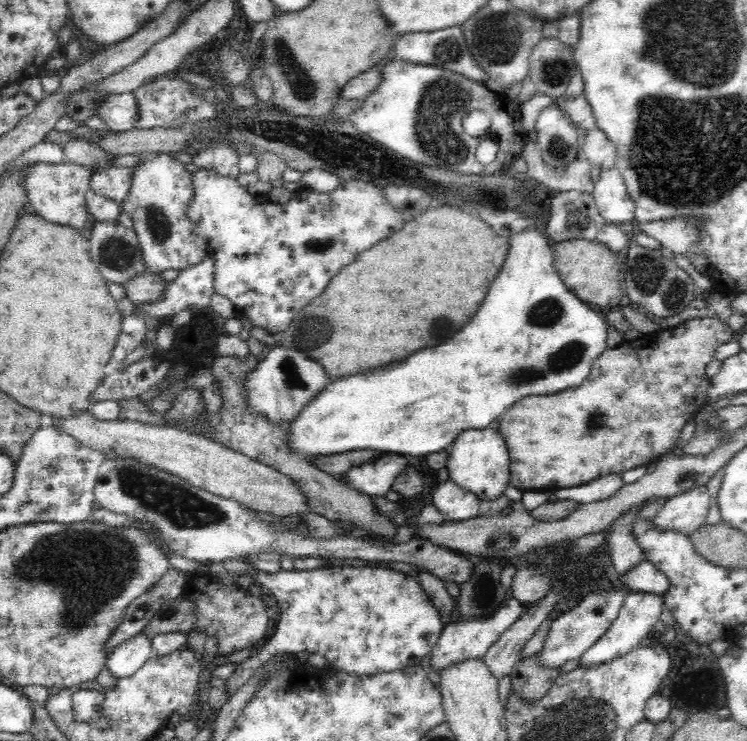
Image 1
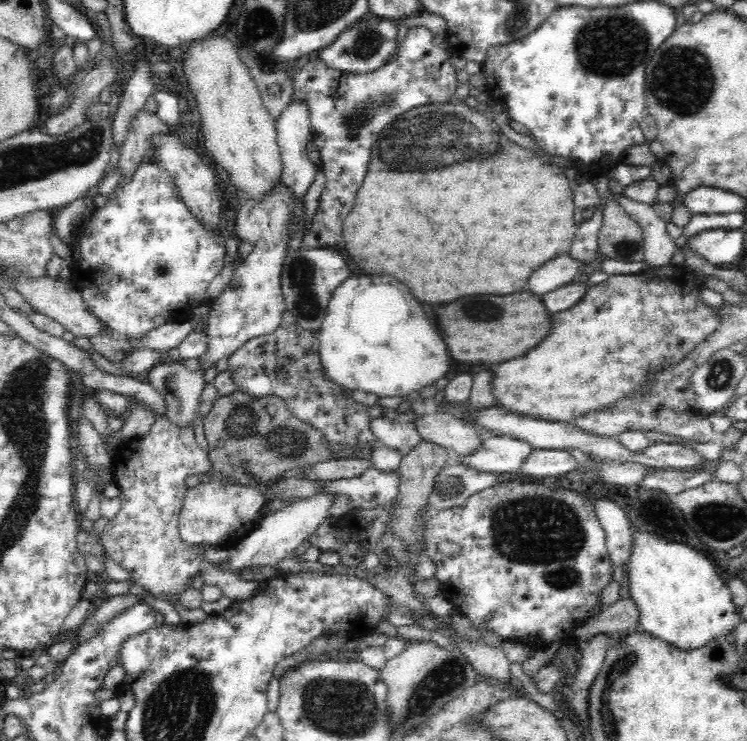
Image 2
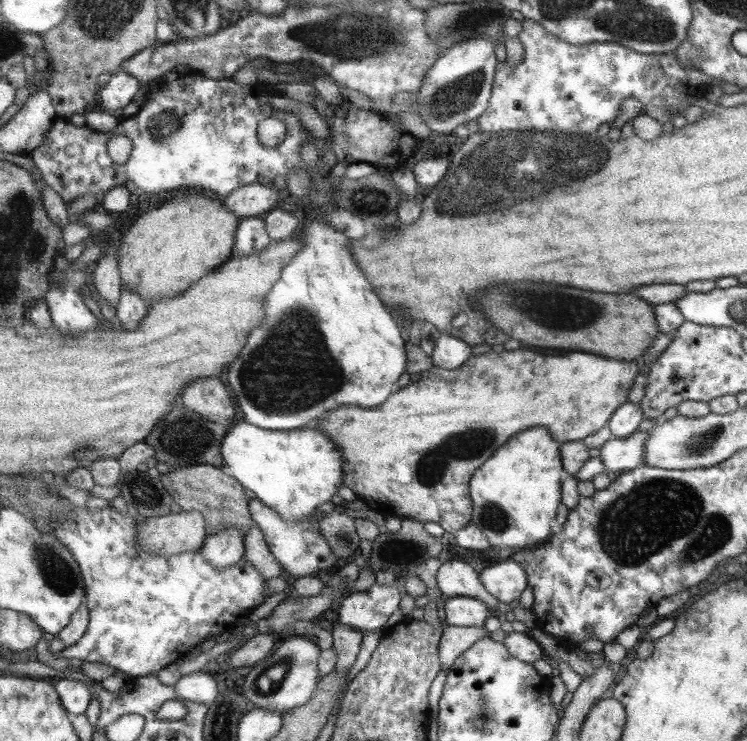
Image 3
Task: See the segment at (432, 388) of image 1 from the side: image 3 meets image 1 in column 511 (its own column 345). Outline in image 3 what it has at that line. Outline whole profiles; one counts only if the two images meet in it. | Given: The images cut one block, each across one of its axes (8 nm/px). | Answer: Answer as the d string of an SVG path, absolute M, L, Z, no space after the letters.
M307 138L303 140L301 148L299 148L299 161L301 161L300 167L307 173L309 177L309 204L316 215L310 222L310 215L305 220L305 225L301 231L302 246L295 253L295 256L287 262L285 268L282 269L281 276L278 281L275 282L273 288L266 294L265 300L267 300L267 306L265 306L265 320L261 322L263 326L257 326L249 336L247 336L247 346L243 346L243 352L239 352L239 358L235 358L235 364L231 364L227 368L227 386L231 390L231 396L233 398L235 406L241 410L243 414L243 420L251 423L252 426L257 426L262 430L291 430L291 428L299 428L301 424L309 422L309 420L315 420L315 418L321 418L325 412L329 410L335 410L337 406L361 406L361 408L373 408L377 404L381 404L385 398L391 394L391 388L393 384L397 382L397 378L405 372L405 350L403 350L403 340L399 338L399 328L397 324L393 322L389 310L379 302L379 298L371 292L367 280L363 278L361 270L357 268L358 262L353 260L350 250L350 240L345 234L339 231L335 231L333 227L329 227L326 222L321 220L321 211L325 211L328 207L334 206L335 192L331 194L331 188L327 184L327 174L325 172L315 172L315 160L317 160L317 152L313 150L315 147L315 140L313 140L313 146L307 142Z

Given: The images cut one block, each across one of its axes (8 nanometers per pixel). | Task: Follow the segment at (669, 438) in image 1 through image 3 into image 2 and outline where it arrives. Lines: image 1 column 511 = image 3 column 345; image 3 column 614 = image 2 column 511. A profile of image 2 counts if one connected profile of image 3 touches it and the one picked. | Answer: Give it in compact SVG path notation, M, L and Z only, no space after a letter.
M684 264L668 265L657 267L655 269L644 270L640 273L630 274L612 274L608 276L606 281L592 287L588 287L584 296L568 310L563 310L559 313L554 313L550 321L552 328L546 338L542 338L530 352L526 352L522 358L508 359L504 364L498 366L494 370L494 382L492 382L492 392L498 398L498 406L502 409L511 410L515 414L525 414L525 416L534 416L541 420L567 422L570 419L575 419L584 416L590 411L606 409L612 403L622 399L637 399L643 397L651 391L651 376L657 375L658 371L667 369L667 366L673 367L681 360L687 357L701 342L704 342L712 333L716 333L719 329L721 320L716 309L710 307L701 295L703 283L698 277Z

